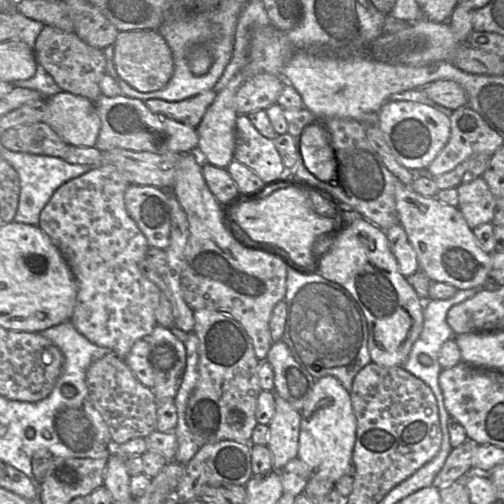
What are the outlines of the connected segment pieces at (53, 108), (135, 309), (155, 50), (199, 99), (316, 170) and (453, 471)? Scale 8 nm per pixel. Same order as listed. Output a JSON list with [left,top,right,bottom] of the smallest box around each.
[[43,91,101,147],[38,165,160,359],[114,30,174,93],[145,90,216,129],[300,124,336,182],[432,439,478,489]]

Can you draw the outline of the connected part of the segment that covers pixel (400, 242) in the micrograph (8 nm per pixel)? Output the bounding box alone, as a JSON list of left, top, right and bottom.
[386,224,419,278]

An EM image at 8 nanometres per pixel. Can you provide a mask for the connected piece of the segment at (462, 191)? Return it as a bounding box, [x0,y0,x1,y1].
[456,177,497,229]

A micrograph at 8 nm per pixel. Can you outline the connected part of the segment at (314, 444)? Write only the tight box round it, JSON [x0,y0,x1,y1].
[298,376,356,483]

